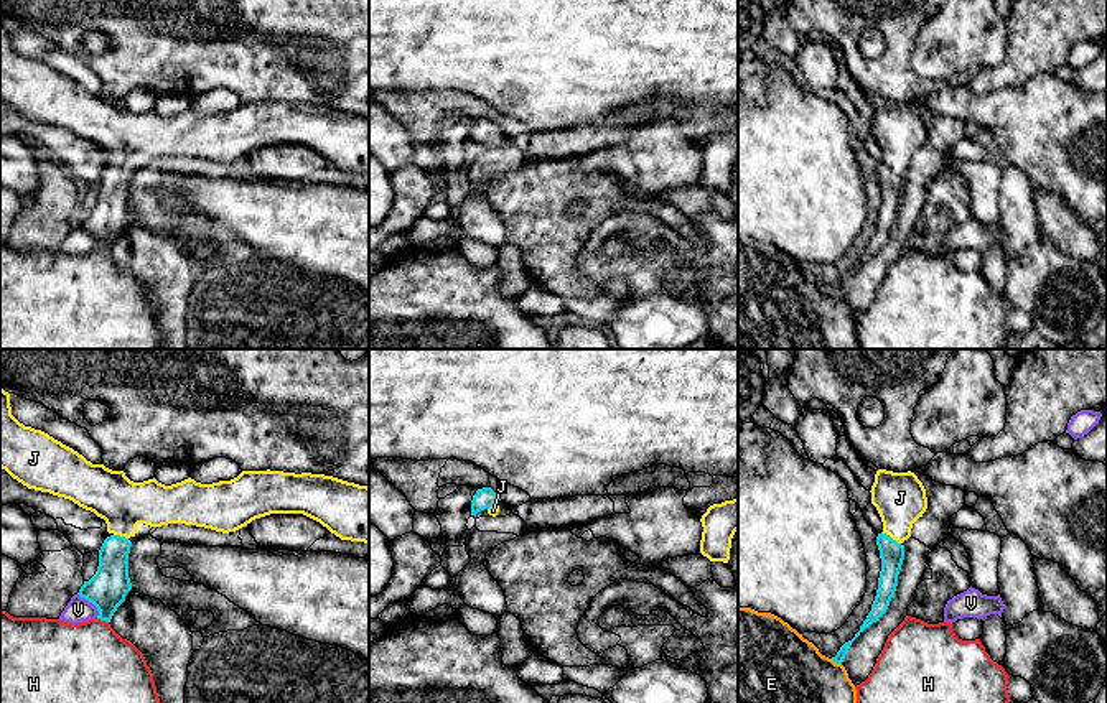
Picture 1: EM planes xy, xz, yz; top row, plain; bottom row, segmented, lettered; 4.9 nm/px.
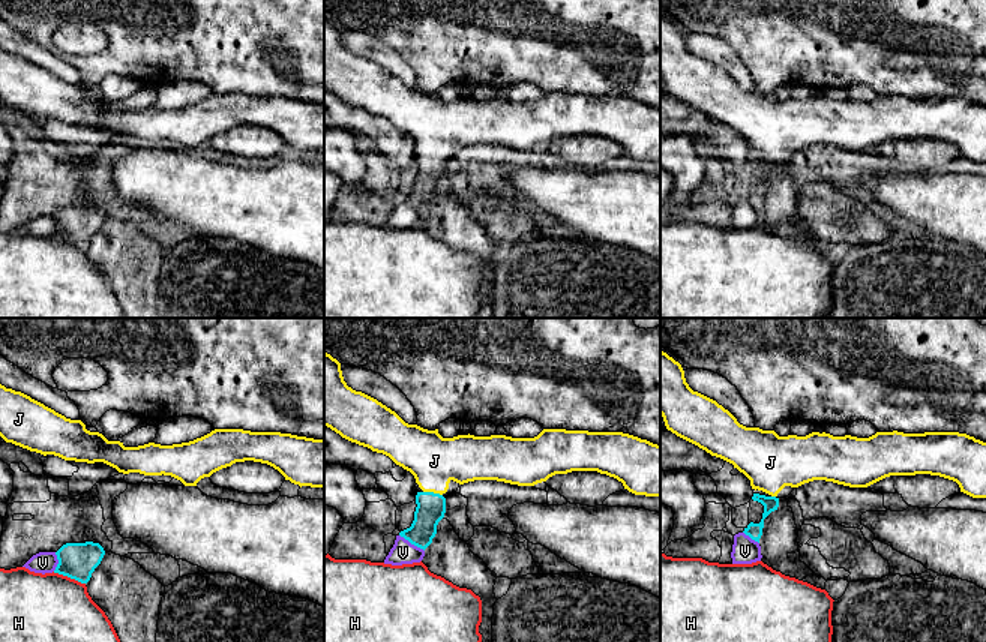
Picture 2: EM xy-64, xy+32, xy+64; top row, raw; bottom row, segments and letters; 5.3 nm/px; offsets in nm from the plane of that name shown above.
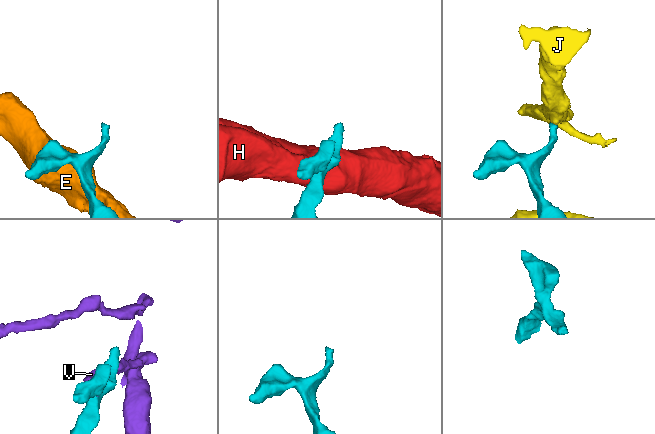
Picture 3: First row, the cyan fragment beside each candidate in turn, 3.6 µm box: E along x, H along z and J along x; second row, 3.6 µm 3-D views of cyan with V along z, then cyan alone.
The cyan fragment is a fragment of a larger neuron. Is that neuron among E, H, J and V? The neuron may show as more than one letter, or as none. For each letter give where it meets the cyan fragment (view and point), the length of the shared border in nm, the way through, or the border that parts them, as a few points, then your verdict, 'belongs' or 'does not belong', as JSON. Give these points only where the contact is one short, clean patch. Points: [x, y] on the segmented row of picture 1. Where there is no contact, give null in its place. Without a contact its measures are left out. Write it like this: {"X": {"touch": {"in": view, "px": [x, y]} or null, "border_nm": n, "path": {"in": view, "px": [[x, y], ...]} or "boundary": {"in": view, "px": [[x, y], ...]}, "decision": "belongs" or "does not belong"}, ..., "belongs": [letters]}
{"E": {"touch": {"in": "yz", "px": [836, 662]}, "border_nm": 60, "decision": "does not belong"}, "H": {"touch": {"in": "xy", "px": [102, 619]}, "border_nm": 70, "decision": "does not belong"}, "J": {"touch": {"in": "yz", "px": [890, 537]}, "border_nm": 110, "path": {"in": "yz", "px": [[892, 554], [890, 537], [896, 529], [900, 498]]}, "decision": "belongs"}, "V": {"touch": {"in": "xy", "px": [91, 601]}, "border_nm": 160, "decision": "does not belong"}, "belongs": ["J"]}

